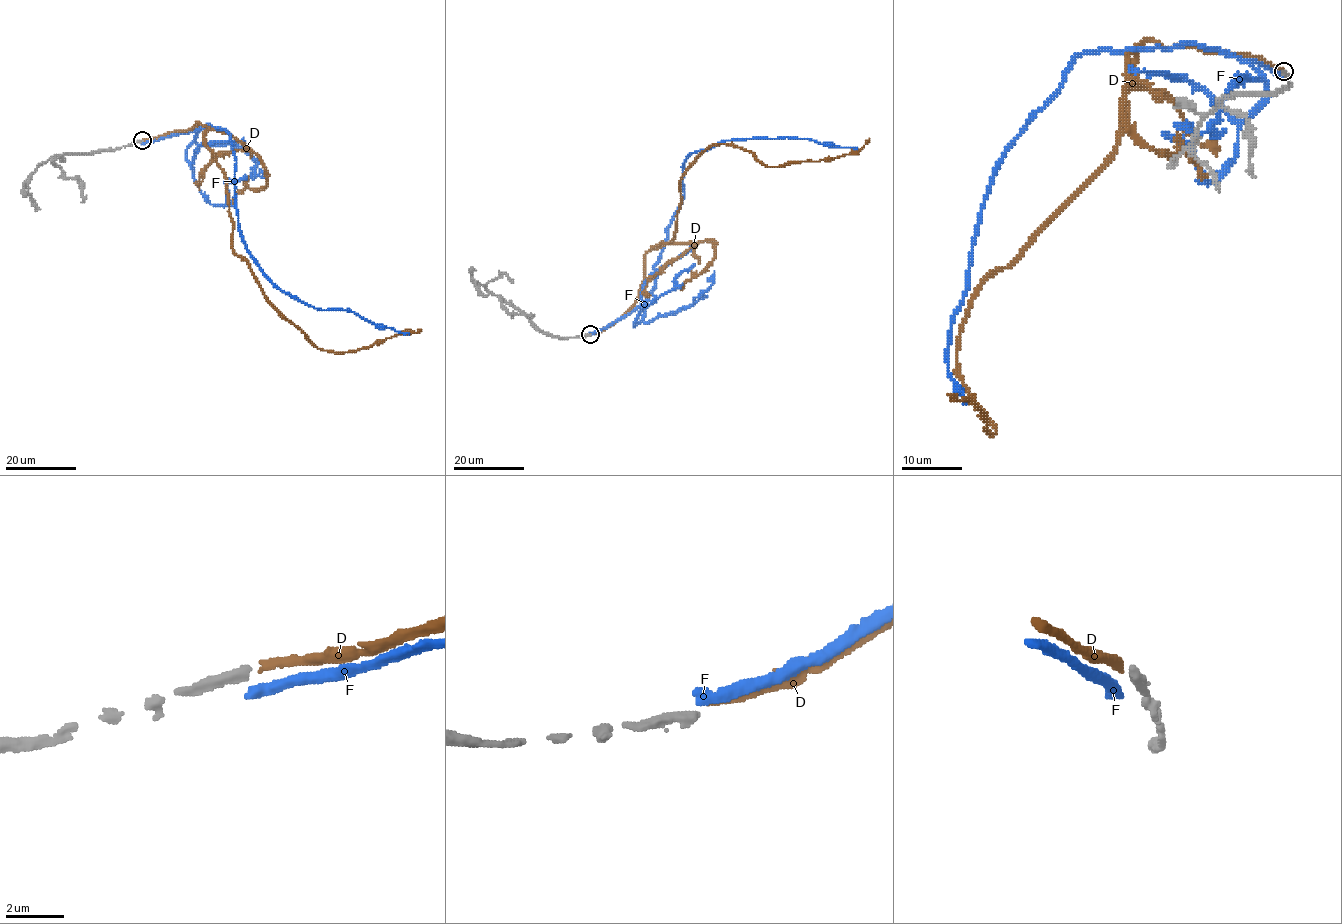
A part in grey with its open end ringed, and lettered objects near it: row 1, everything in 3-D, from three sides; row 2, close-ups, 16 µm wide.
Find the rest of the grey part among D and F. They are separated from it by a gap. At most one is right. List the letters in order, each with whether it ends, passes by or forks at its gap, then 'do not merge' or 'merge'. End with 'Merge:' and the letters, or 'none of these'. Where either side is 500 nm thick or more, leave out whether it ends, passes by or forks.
D: it ends | do not merge
F: it ends | do not merge
Merge: none of these

